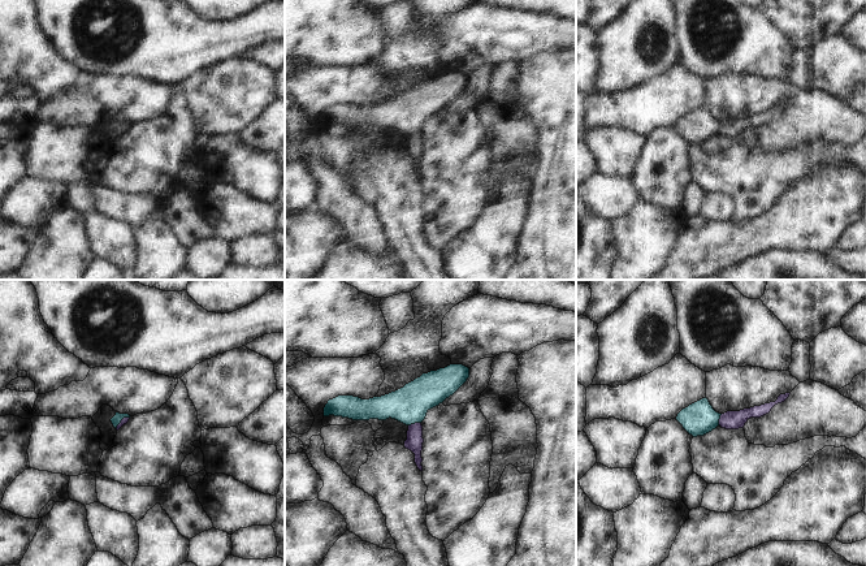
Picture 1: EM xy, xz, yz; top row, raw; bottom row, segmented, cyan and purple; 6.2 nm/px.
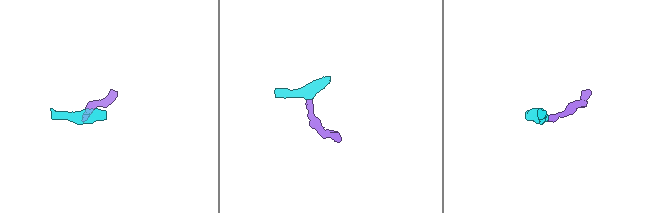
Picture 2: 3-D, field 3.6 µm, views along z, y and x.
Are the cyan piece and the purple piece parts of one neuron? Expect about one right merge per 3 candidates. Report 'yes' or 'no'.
yes

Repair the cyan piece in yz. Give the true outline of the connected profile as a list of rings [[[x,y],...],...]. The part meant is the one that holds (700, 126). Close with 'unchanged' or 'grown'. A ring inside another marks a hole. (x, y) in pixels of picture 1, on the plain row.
[[[791,101],[780,103],[775,111],[740,120],[727,120],[724,122],[716,121],[705,105],[683,117],[677,122],[676,129],[693,146],[703,144],[715,138],[718,134],[726,138],[739,138],[744,137],[745,131],[750,126],[761,126],[768,122],[775,113],[784,111],[789,103]]]; grown

